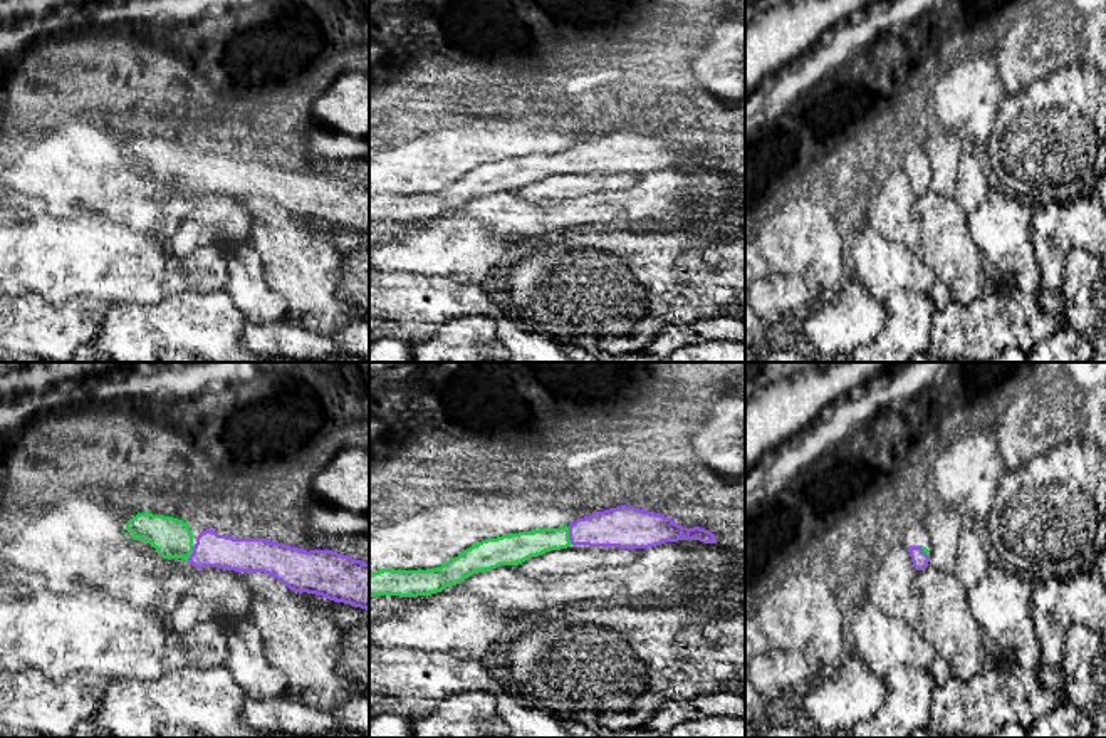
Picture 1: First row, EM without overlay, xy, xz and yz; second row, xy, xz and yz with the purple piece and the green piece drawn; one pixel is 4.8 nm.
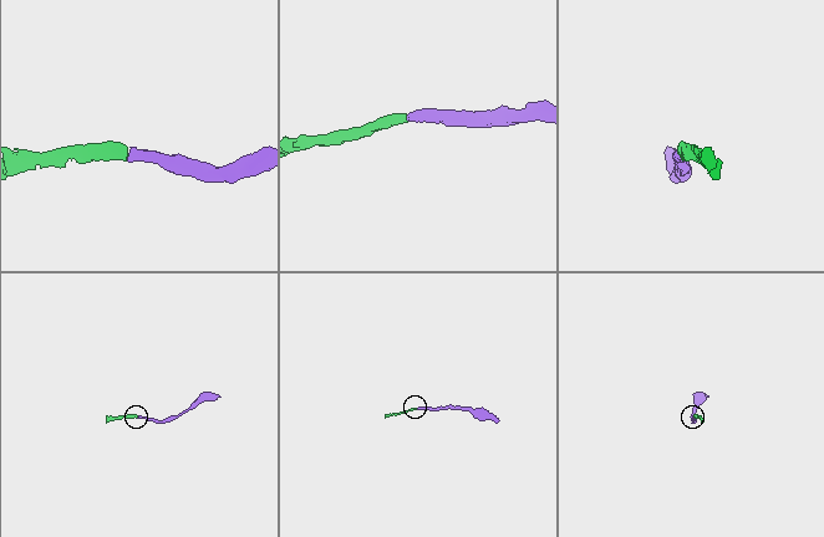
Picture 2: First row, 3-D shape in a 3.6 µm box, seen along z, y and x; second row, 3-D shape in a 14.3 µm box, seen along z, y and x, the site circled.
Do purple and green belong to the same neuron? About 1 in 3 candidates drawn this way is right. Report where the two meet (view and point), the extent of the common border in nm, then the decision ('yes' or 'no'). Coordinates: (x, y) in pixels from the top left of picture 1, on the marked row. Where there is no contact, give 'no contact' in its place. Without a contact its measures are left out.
xz (569, 535) | 90 nm | yes

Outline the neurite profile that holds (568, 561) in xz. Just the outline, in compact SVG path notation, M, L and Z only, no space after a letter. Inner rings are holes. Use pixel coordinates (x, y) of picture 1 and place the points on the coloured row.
M567 547L561 550L545 552L542 555L537 555L535 559L529 559L515 565L515 570L527 577L557 577L608 565L626 565L629 562L634 562L636 559L638 554L631 548Z

